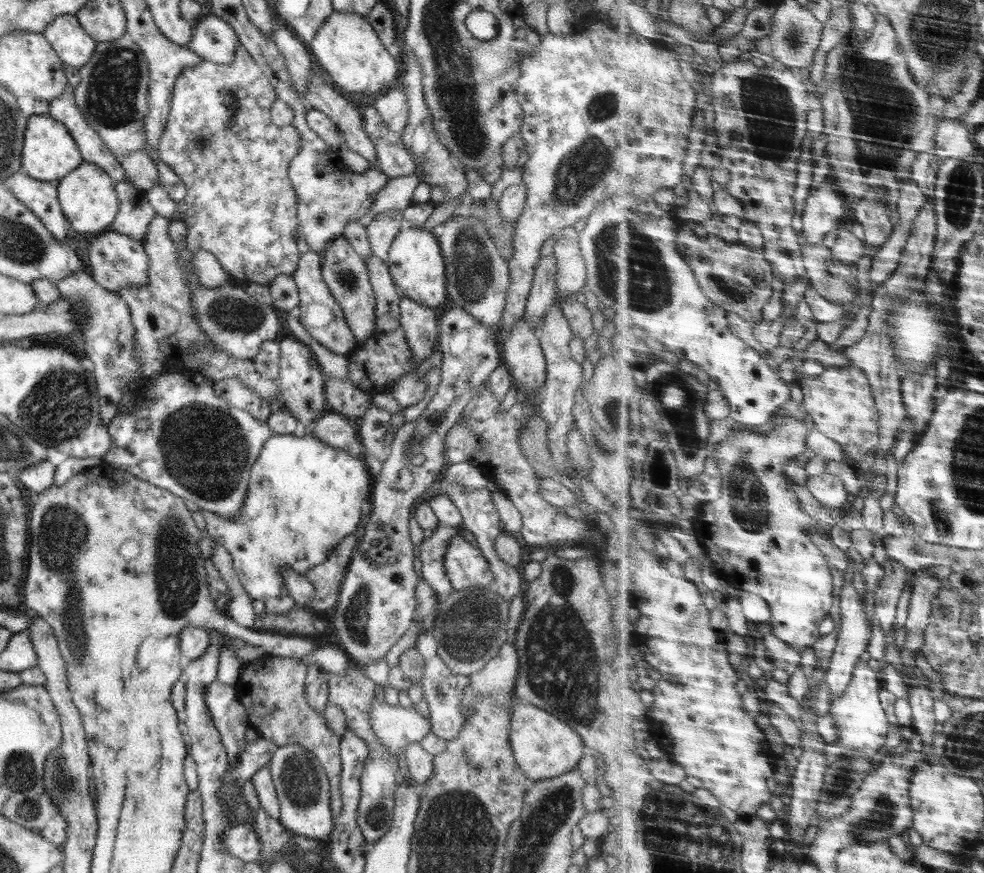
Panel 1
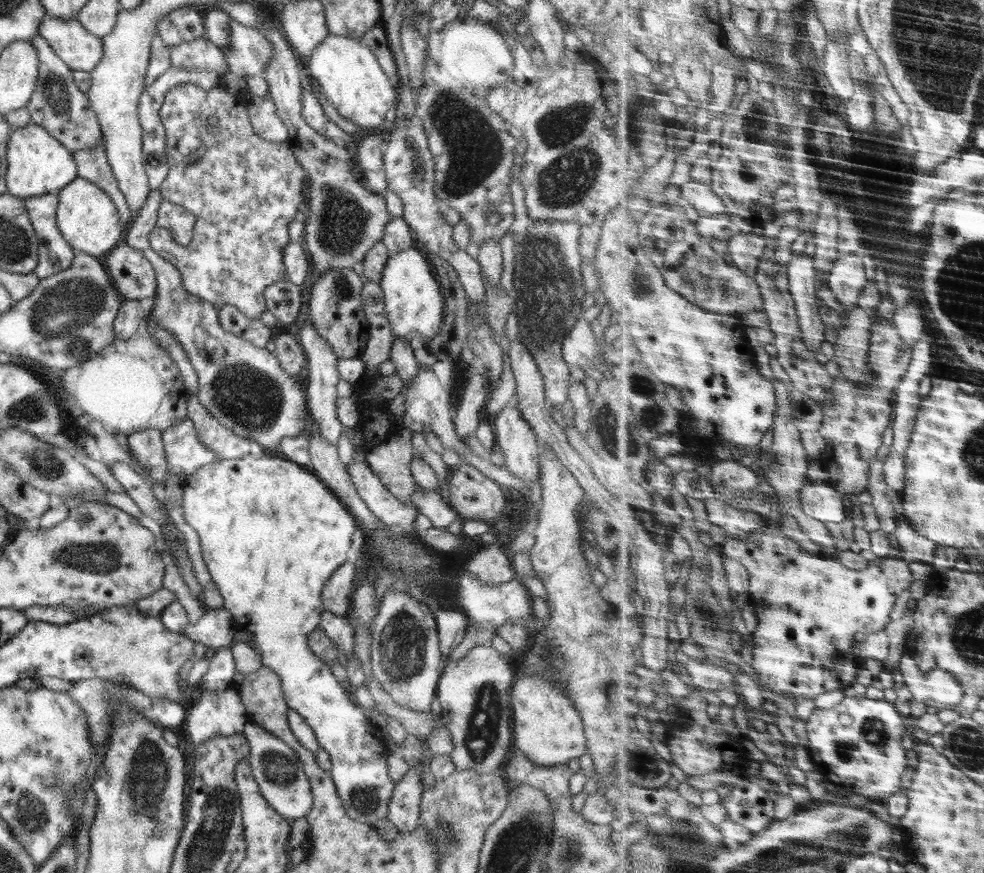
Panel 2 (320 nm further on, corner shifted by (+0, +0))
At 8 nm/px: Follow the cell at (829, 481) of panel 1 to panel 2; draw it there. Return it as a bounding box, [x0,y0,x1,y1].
[801,482,848,522]

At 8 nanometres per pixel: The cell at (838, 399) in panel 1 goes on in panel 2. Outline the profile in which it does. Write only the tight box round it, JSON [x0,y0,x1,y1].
[820,309,914,498]

